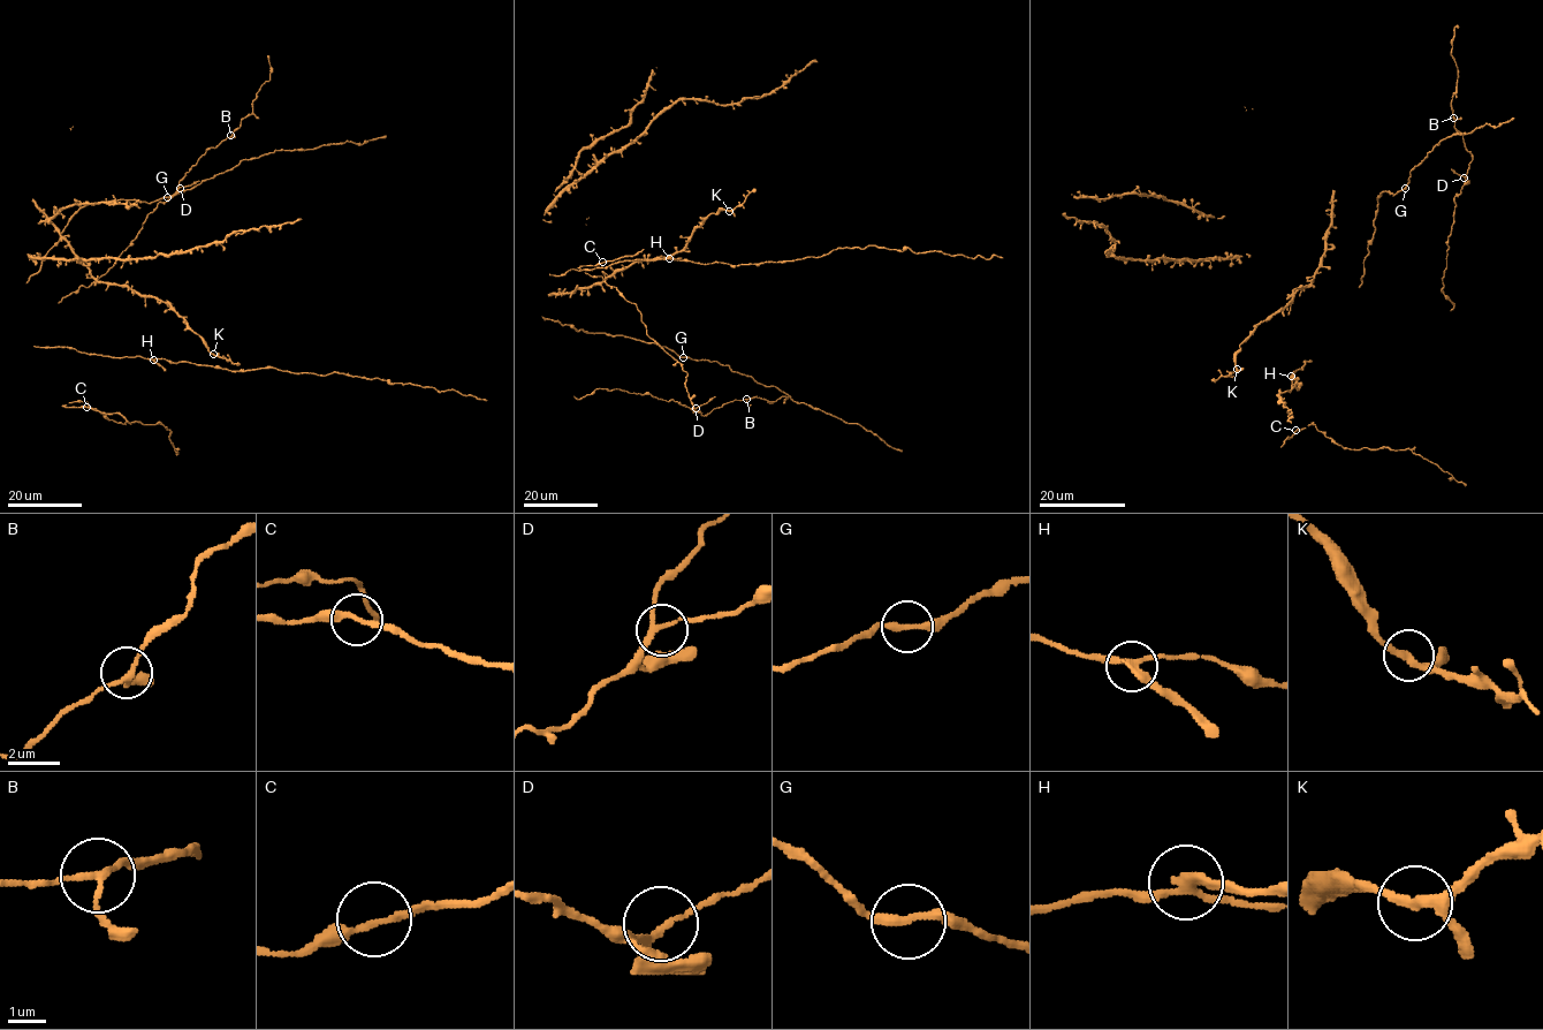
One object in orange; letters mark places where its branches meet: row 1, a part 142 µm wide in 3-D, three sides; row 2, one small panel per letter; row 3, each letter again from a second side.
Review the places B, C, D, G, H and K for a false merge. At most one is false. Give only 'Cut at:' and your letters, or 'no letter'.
Cut at: H

